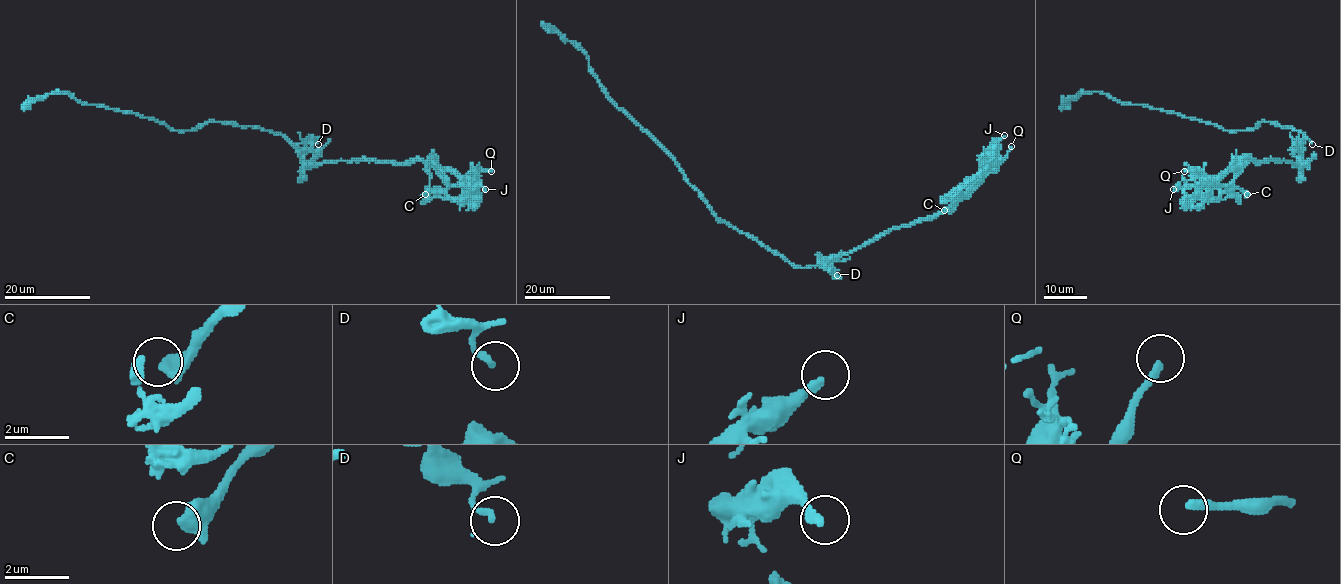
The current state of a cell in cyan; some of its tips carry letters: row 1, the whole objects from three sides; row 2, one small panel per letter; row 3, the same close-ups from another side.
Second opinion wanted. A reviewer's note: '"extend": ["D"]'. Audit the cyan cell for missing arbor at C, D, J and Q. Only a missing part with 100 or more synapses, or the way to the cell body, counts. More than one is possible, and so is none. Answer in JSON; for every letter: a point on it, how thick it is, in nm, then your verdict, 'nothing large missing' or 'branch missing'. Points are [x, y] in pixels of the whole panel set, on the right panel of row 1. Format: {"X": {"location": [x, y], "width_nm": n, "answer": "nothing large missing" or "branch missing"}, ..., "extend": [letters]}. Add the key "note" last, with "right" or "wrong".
{"C": {"location": [1247, 194], "width_nm": 480, "answer": "nothing large missing"}, "D": {"location": [1312, 144], "width_nm": 170, "answer": "nothing large missing"}, "J": {"location": [1173, 189], "width_nm": 260, "answer": "nothing large missing"}, "Q": {"location": [1184, 171], "width_nm": 240, "answer": "branch missing"}, "extend": ["Q"], "note": "wrong"}

